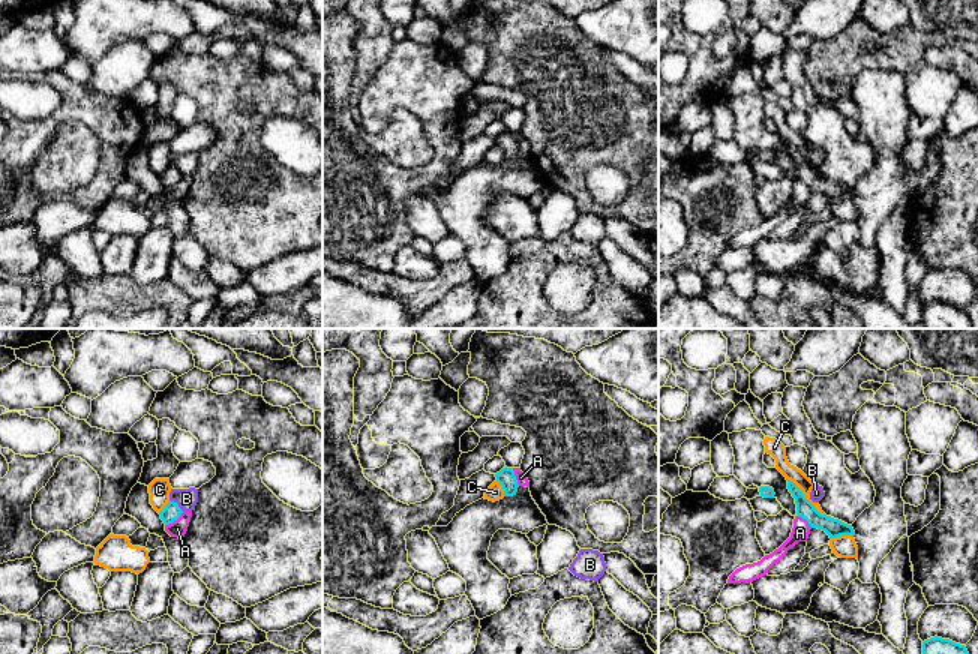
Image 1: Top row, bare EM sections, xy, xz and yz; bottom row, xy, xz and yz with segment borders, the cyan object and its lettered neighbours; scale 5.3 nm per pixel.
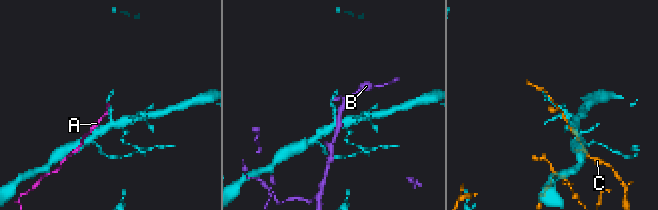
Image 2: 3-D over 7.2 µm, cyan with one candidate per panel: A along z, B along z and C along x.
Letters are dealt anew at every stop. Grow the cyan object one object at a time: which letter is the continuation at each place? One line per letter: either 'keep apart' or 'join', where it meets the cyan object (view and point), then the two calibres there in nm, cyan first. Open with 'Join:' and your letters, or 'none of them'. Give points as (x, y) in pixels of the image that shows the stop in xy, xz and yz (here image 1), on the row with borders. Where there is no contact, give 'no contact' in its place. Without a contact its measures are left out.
Join: none of them
A: keep apart; contact xy (174, 519); calibres 90 and 90 nm
B: keep apart; contact xy (177, 504); calibres 90 and 110 nm
C: keep apart; contact yz (804, 497); calibres 100 and 80 nm

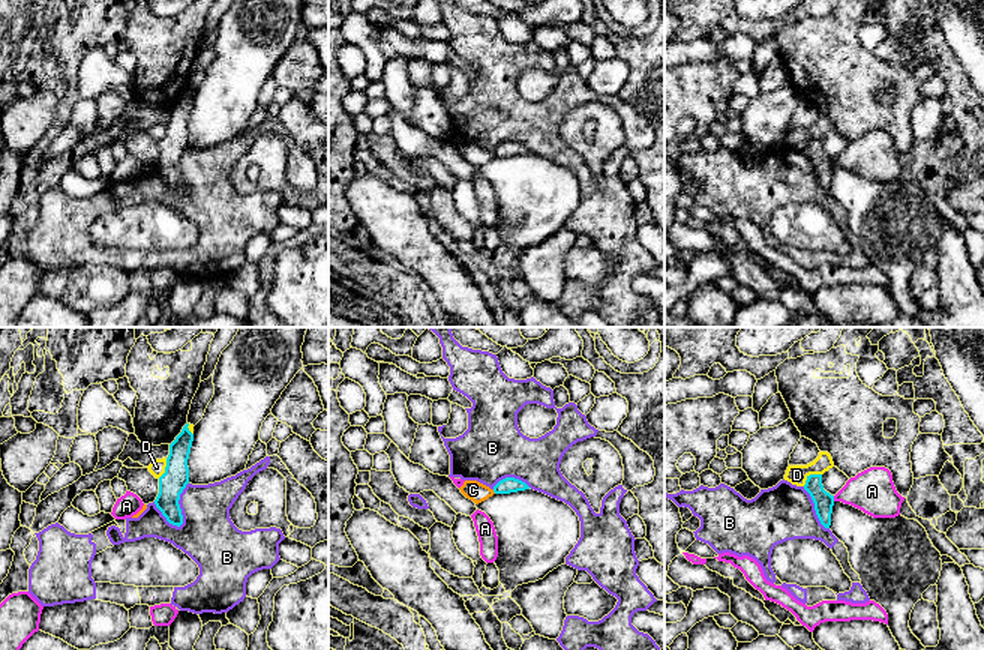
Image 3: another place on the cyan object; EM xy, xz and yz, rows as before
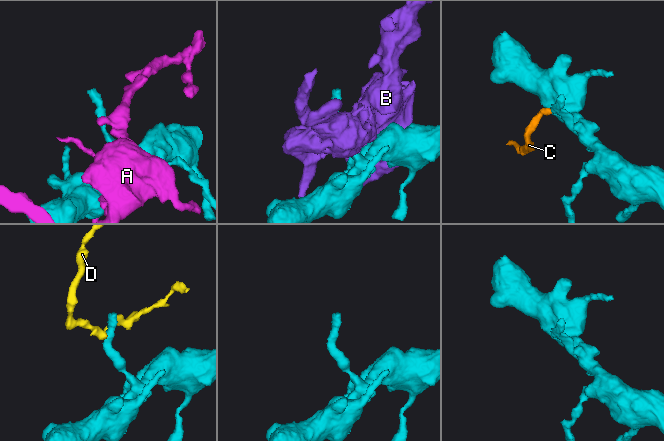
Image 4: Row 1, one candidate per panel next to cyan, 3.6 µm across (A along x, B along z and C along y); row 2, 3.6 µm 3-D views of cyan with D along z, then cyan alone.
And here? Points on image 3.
Join: none of them
A: keep apart; contact yz (833, 499); calibres 110 and 240 nm
B: keep apart; contact xy (179, 505); calibres 140 and 300 nm
C: keep apart; contact xz (494, 491); calibres 90 and 110 nm
D: keep apart; contact yz (810, 475); calibres 110 and 110 nm

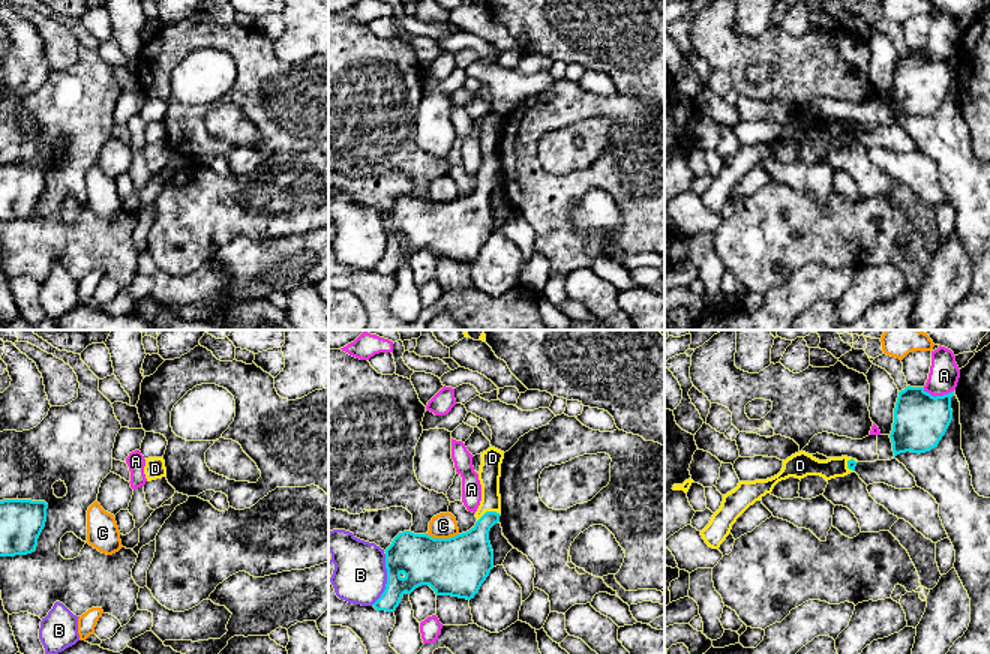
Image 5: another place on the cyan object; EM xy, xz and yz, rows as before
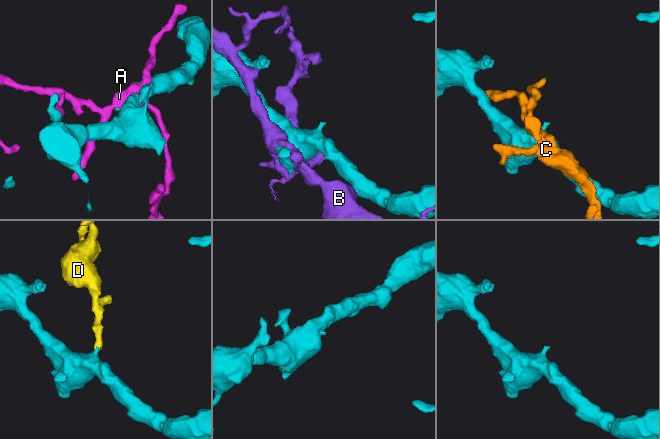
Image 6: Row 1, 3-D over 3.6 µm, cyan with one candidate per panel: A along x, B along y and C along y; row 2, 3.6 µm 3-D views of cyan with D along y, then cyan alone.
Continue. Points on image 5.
Join: D
A: keep apart; contact yz (938, 396); calibres 280 and 160 nm
B: keep apart; contact xz (387, 579); calibres 260 and 280 nm
C: keep apart; contact xz (441, 539); calibres 320 and 140 nm
D: join; contact xz (488, 512); calibres 240 and 120 nm

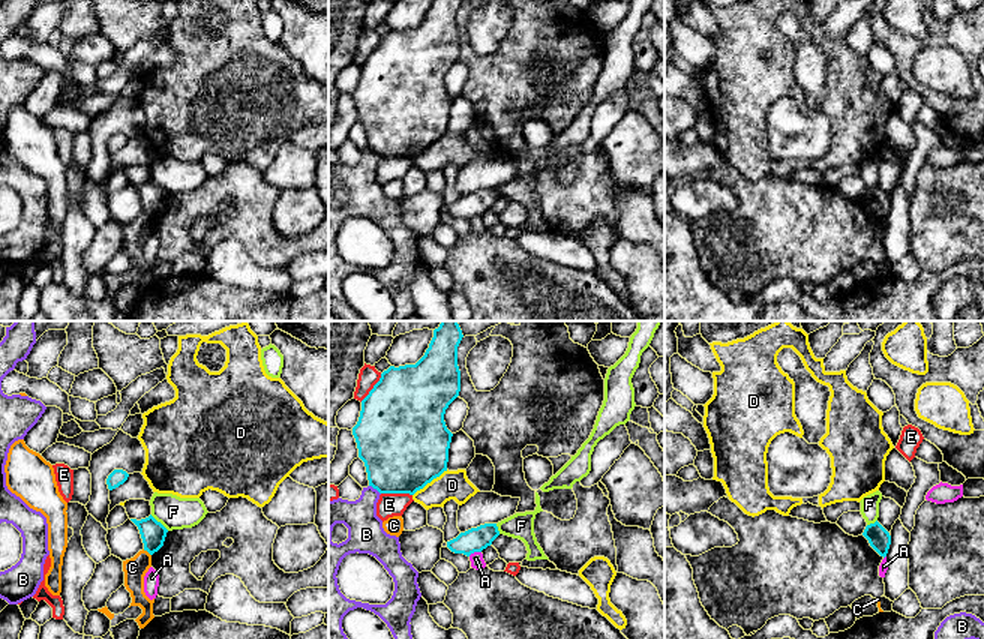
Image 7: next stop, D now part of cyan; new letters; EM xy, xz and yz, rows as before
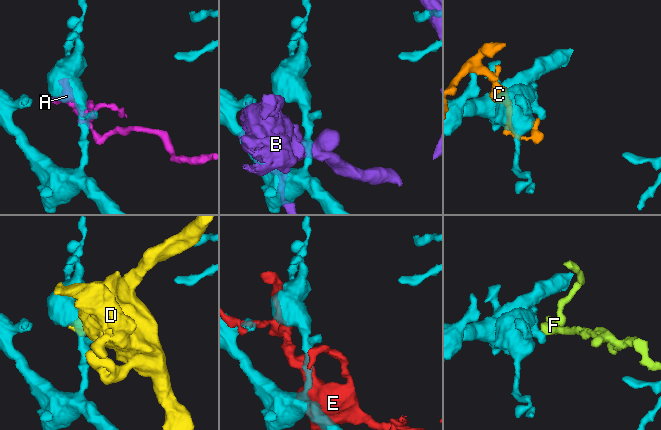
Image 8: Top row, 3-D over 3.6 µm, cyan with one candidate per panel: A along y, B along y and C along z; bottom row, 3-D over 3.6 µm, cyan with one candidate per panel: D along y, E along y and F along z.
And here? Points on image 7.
Join: none of them
A: keep apart; contact xz (474, 551); calibres 130 and 70 nm
B: keep apart; contact xz (375, 488); calibres 440 and 190 nm
C: keep apart; contact xy (147, 551); calibres 140 and 120 nm
D: keep apart; contact xz (429, 482); calibres 480 and 160 nm
E: keep apart; contact xz (396, 492); calibres 460 and 130 nm
F: keep apart; contact xy (159, 522); calibres 140 and 180 nm

